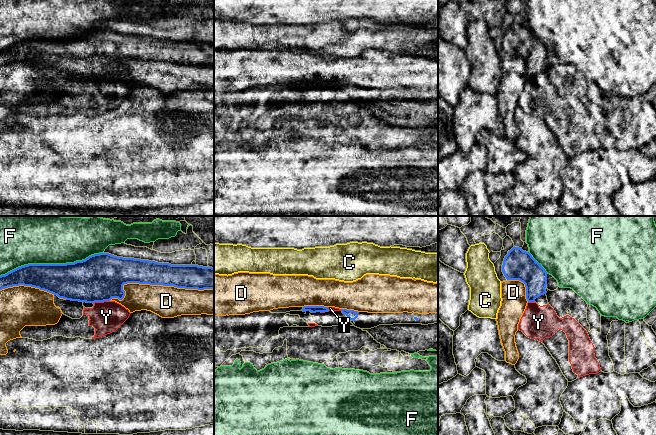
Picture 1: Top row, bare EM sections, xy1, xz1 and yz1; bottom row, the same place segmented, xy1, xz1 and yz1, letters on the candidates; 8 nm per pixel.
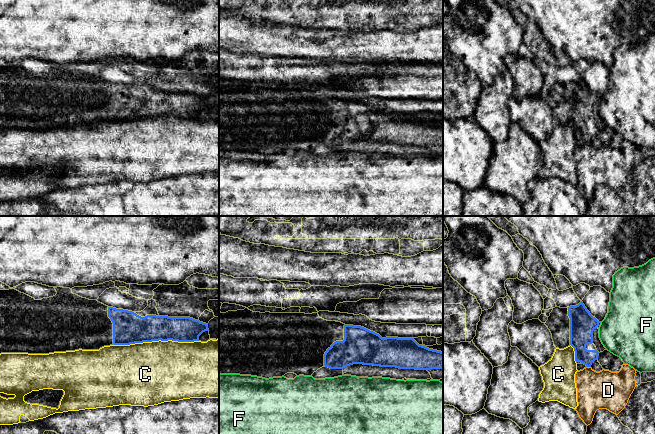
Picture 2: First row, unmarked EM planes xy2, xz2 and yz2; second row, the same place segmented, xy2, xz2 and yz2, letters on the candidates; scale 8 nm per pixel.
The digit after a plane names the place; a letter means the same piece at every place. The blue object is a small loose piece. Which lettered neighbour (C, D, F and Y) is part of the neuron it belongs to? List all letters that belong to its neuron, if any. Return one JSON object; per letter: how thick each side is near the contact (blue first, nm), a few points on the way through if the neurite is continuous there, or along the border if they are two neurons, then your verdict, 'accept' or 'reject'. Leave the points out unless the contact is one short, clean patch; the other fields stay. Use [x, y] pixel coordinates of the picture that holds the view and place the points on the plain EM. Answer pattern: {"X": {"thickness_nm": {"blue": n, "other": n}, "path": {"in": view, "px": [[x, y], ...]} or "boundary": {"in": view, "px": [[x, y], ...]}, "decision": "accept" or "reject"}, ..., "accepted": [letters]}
{"C": {"thickness_nm": {"blue": 260, "other": 500}, "decision": "reject"}, "D": {"thickness_nm": {"blue": 200, "other": 260}, "decision": "reject"}, "F": {"thickness_nm": {"blue": 320, "other": 320}, "decision": "reject"}, "Y": {"thickness_nm": {"blue": 380, "other": 260}, "boundary": {"in": "xy1", "px": [[109, 76], [93, 79]]}, "decision": "reject"}, "accepted": []}

